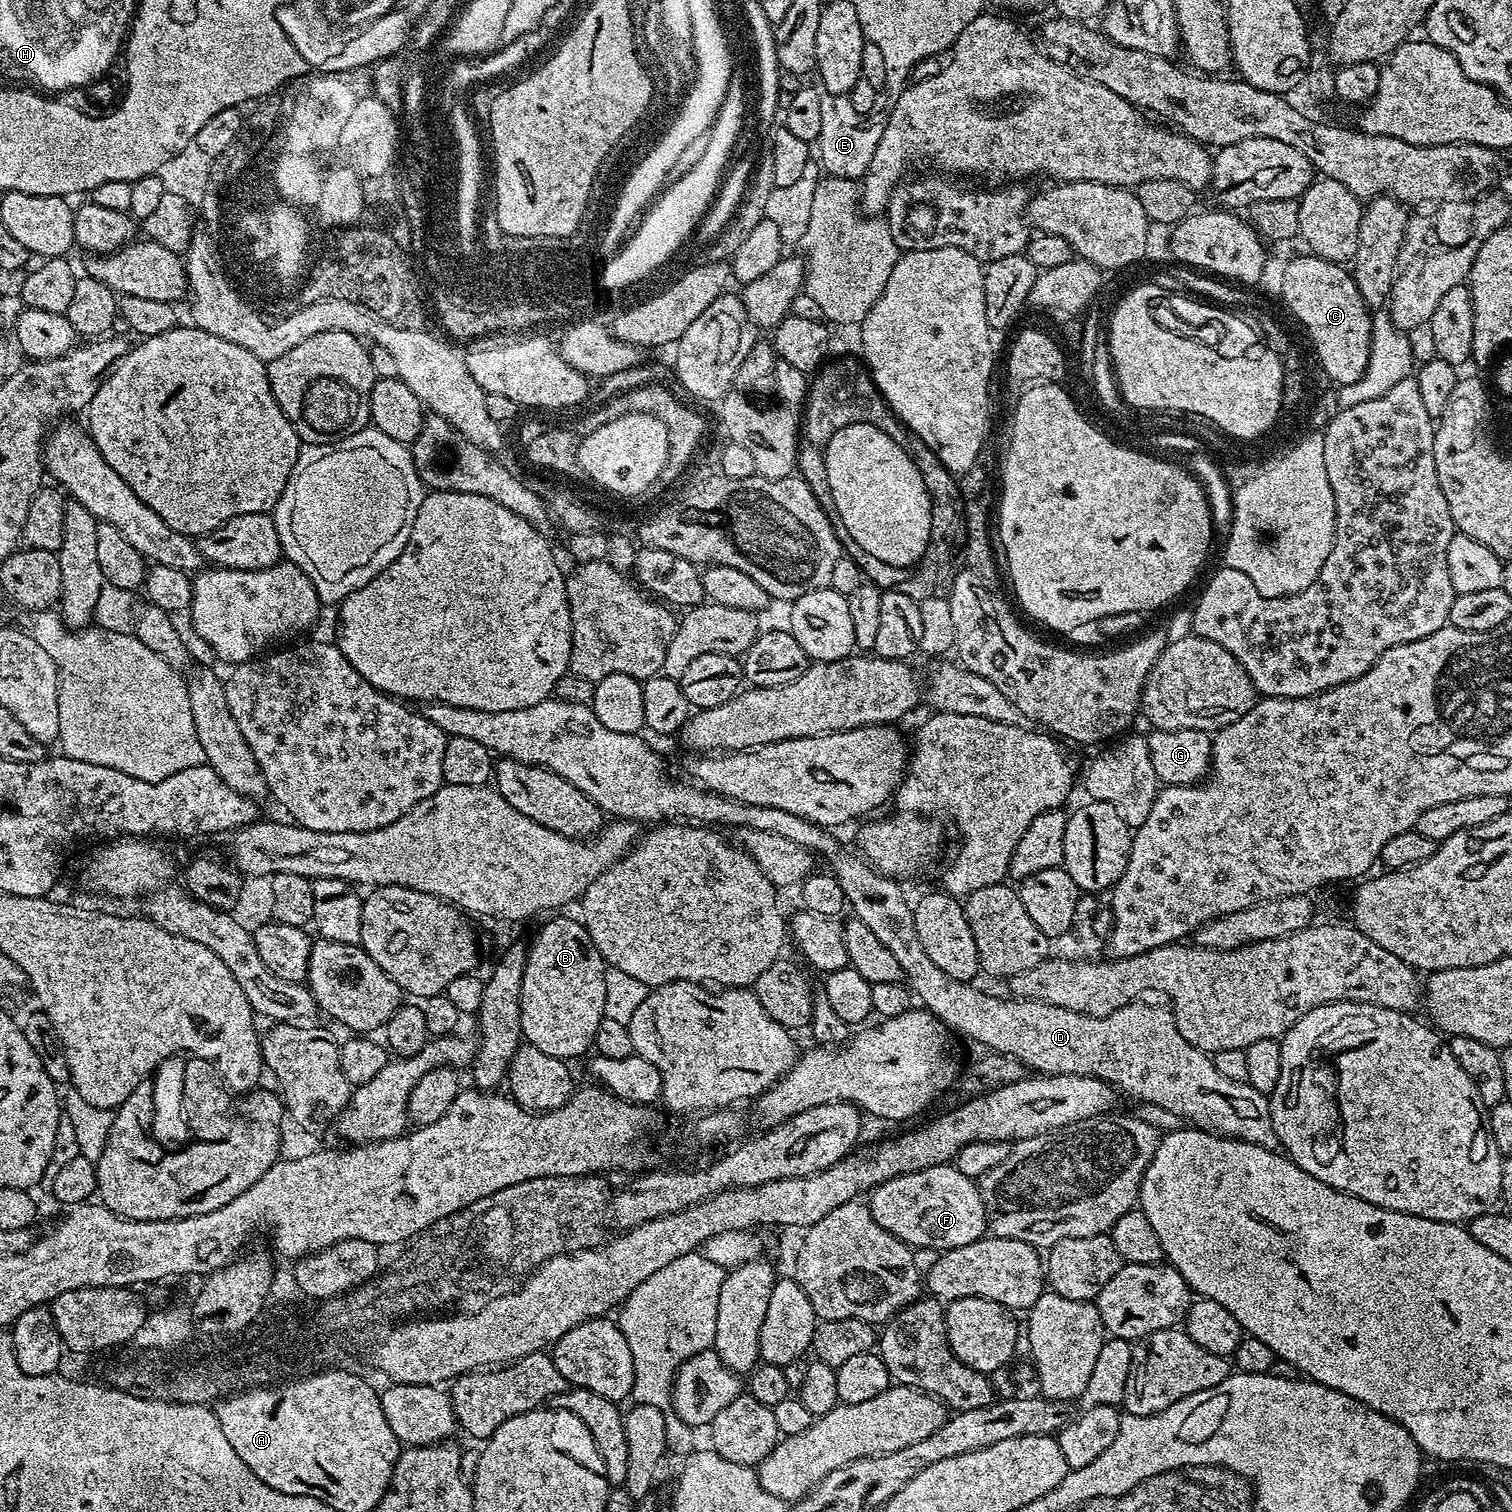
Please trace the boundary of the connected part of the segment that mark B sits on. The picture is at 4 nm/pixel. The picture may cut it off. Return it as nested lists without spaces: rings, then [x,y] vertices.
[[[556,914],[548,918],[553,920],[546,921],[537,930],[532,944],[527,945],[526,970],[522,974],[520,1031],[523,1039],[529,1044],[538,1046],[542,1054],[550,1054],[550,1058],[572,1062],[575,1056],[589,1055],[594,1045],[594,1034],[598,1034],[598,1022],[602,1022],[605,1018],[608,968],[602,954],[598,954],[598,946],[590,942],[590,934],[584,929],[583,923],[579,919],[571,920],[568,916],[560,915],[564,914]]]

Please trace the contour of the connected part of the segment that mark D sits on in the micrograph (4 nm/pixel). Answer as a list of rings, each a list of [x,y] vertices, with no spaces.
[[[549,698],[534,706],[526,706],[522,710],[491,712],[433,701],[425,703],[422,711],[425,718],[434,722],[434,726],[438,726],[438,730],[442,730],[447,737],[470,738],[471,741],[480,742],[497,757],[517,760],[523,764],[533,764],[566,778],[570,786],[578,786],[578,790],[582,790],[582,794],[586,794],[586,798],[590,798],[609,817],[633,822],[684,821],[699,822],[704,826],[730,824],[730,827],[735,829],[766,830],[770,834],[779,834],[781,838],[786,838],[790,842],[798,842],[798,846],[806,846],[806,850],[814,853],[823,863],[825,860],[829,864],[831,876],[842,888],[850,912],[852,908],[851,915],[862,921],[878,937],[878,942],[882,942],[882,946],[886,946],[890,954],[894,954],[898,966],[902,966],[903,983],[907,984],[908,991],[918,1001],[919,1007],[925,1012],[934,1014],[955,1033],[958,1031],[970,1036],[978,1043],[985,1044],[984,1048],[993,1053],[1013,1056],[1033,1073],[1045,1076],[1058,1074],[1093,1076],[1111,1084],[1123,1095],[1125,1092],[1126,1095],[1133,1096],[1144,1104],[1152,1103],[1154,1107],[1161,1108],[1172,1116],[1181,1116],[1184,1119],[1181,1121],[1187,1122],[1191,1127],[1201,1128],[1204,1132],[1213,1132],[1215,1136],[1250,1142],[1254,1146],[1273,1150],[1280,1148],[1280,1139],[1274,1134],[1274,1122],[1270,1118],[1269,1097],[1263,1096],[1246,1082],[1231,1081],[1225,1074],[1220,1074],[1209,1053],[1190,1046],[1190,1042],[1182,1038],[1171,1007],[1164,1005],[1163,1008],[1160,1004],[1147,1004],[1147,999],[1141,998],[1131,1000],[1126,1006],[1114,1010],[1114,1014],[1094,1018],[1053,1004],[1043,1004],[1040,1000],[1023,998],[1003,1000],[1000,996],[979,992],[978,989],[972,988],[976,986],[971,983],[950,978],[950,974],[942,974],[942,970],[938,970],[938,966],[930,962],[930,954],[922,950],[922,938],[918,938],[916,913],[910,900],[908,904],[903,890],[900,889],[903,888],[901,881],[893,880],[891,876],[883,876],[863,856],[853,849],[852,853],[850,849],[843,848],[832,837],[835,835],[829,829],[810,822],[807,818],[798,818],[798,814],[778,810],[778,806],[750,806],[750,802],[738,802],[734,798],[726,798],[722,794],[701,788],[687,779],[675,780],[674,777],[668,776],[667,770],[664,769],[663,758],[643,740],[643,735],[618,734],[618,730],[609,730],[607,726],[602,726],[602,722],[598,722],[591,706]]]

